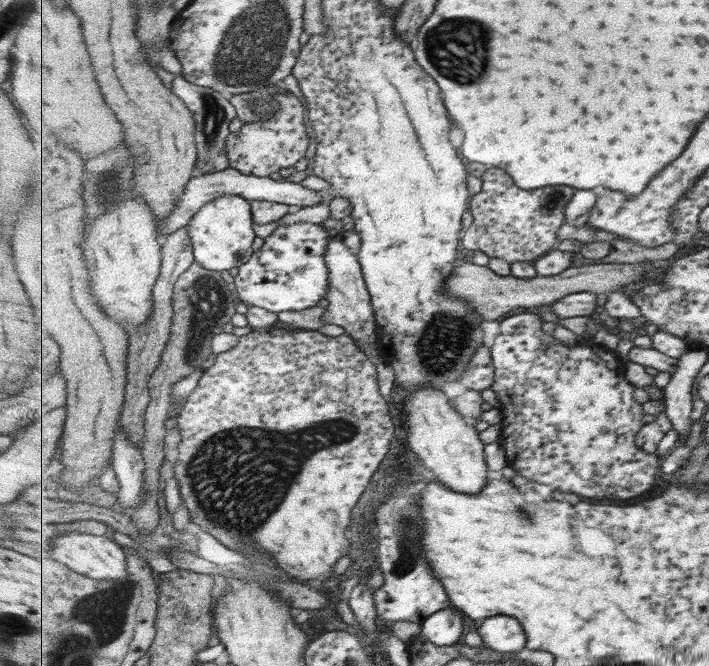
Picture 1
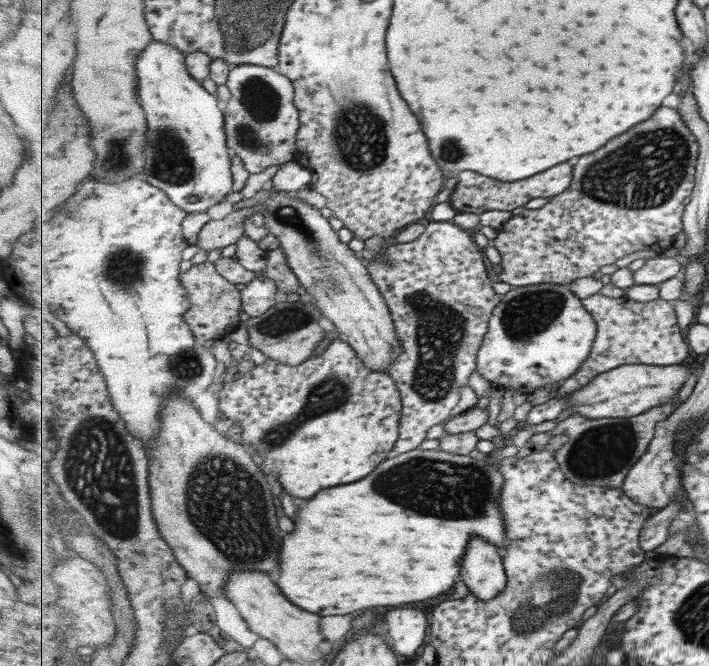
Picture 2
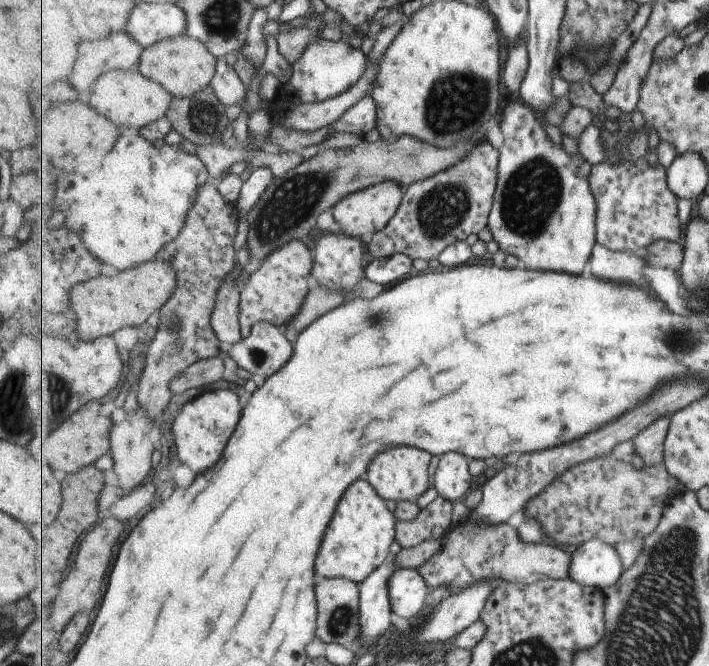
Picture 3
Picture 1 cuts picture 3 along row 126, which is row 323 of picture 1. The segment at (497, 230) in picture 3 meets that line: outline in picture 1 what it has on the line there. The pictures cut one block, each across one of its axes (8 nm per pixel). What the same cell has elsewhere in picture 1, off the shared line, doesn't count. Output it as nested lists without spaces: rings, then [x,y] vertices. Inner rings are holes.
[[[520,311],[516,315],[504,318],[500,322],[500,332],[496,336],[491,347],[495,366],[495,382],[491,389],[495,392],[498,406],[503,414],[502,436],[499,443],[505,447],[508,464],[515,468],[517,474],[531,479],[546,486],[546,489],[557,489],[564,492],[572,492],[585,498],[607,498],[608,500],[627,500],[635,498],[657,482],[659,466],[661,466],[661,456],[657,453],[649,454],[647,451],[638,447],[638,432],[647,423],[643,423],[643,406],[633,398],[635,387],[625,379],[623,372],[623,362],[615,352],[601,345],[578,342],[573,346],[566,346],[553,336],[543,330],[543,319],[540,315]]]

